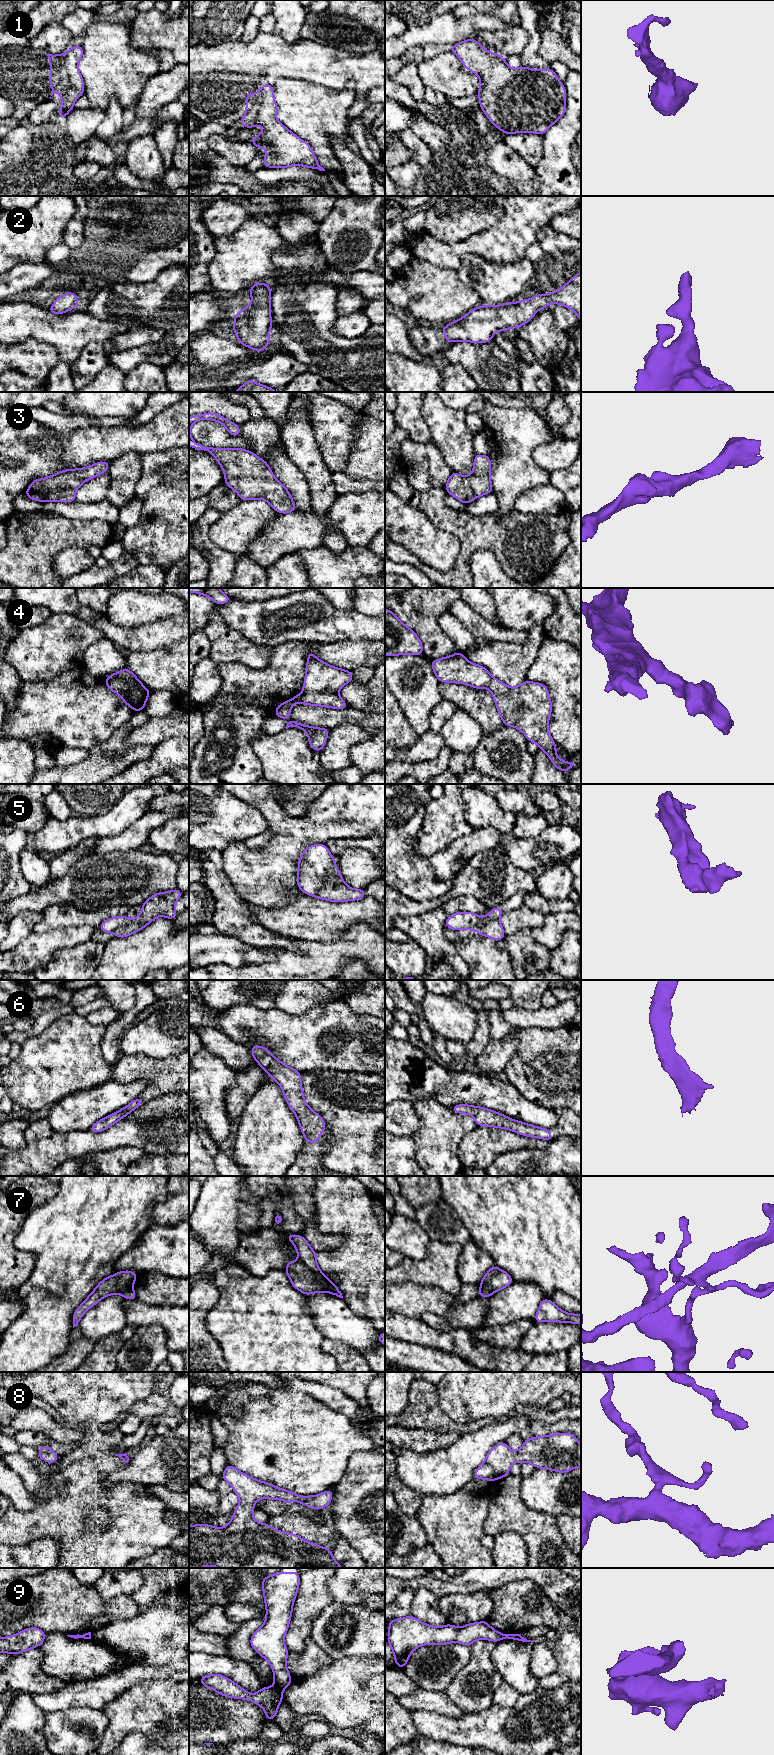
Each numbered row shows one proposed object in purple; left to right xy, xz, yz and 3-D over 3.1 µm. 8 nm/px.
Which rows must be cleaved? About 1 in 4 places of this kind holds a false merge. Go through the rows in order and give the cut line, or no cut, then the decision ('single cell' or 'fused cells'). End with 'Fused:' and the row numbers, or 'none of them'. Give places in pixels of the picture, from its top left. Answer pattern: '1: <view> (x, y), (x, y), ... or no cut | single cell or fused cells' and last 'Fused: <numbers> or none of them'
1: no cut | single cell
2: no cut | single cell
3: no cut | single cell
4: xy (106, 679), (119, 681), (136, 698), (139, 698), (144, 693) | fused cells
5: xz (335, 866), (332, 873), (318, 890), (316, 896) | fused cells
6: no cut | single cell
7: xz (299, 1260), (323, 1280), (334, 1294) | fused cells
8: no cut | single cell
9: xz (275, 1685), (281, 1690) | fused cells
Fused: 4, 5, 7, 9

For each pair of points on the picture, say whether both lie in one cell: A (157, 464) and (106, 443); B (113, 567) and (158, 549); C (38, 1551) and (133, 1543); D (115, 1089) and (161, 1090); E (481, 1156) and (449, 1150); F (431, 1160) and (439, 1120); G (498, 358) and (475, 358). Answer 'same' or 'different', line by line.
A: different
B: different
C: different
D: different
E: different
F: same
G: same

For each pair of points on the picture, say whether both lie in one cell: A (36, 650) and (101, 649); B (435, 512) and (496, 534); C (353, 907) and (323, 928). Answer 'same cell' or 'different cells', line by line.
A: different cells
B: same cell
C: same cell

